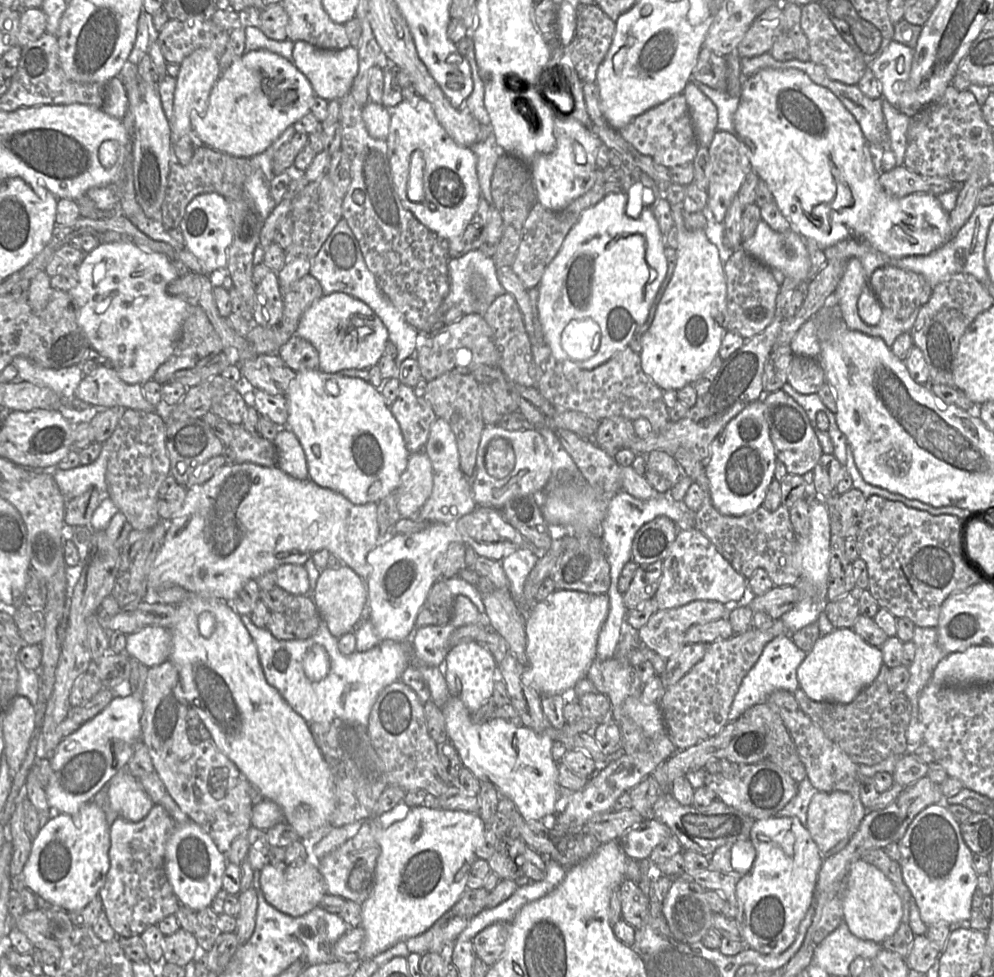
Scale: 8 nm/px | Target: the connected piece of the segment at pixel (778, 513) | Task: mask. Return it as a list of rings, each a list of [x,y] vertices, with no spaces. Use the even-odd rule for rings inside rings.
[[[705,469],[695,482],[703,490],[703,501],[696,512],[694,528],[709,538],[738,573],[749,579],[757,569],[763,569],[774,587],[795,586],[801,580],[801,575],[795,567],[796,534],[788,508],[780,505],[775,511],[768,511],[761,506],[743,516],[723,515],[713,505]]]

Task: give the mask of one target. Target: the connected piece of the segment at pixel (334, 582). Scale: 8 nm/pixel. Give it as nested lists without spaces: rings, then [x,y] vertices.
[[[346,565],[337,569],[325,568],[319,575],[311,597],[330,633],[339,639],[344,634],[353,632],[359,624],[367,607],[367,586],[365,581]]]

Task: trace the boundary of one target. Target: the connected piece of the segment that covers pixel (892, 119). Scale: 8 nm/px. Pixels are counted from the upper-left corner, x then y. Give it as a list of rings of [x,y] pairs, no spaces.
[[[882,100],[882,104],[889,134],[889,149],[895,156],[896,166],[900,166],[904,164],[911,117],[899,111],[888,101]]]

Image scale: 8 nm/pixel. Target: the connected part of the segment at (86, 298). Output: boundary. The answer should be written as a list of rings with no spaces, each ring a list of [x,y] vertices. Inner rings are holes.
[[[129,242],[100,243],[84,255],[76,285],[69,293],[77,321],[89,345],[129,384],[143,384],[173,353],[192,304],[171,295],[168,286],[179,277],[163,253],[149,252]]]

